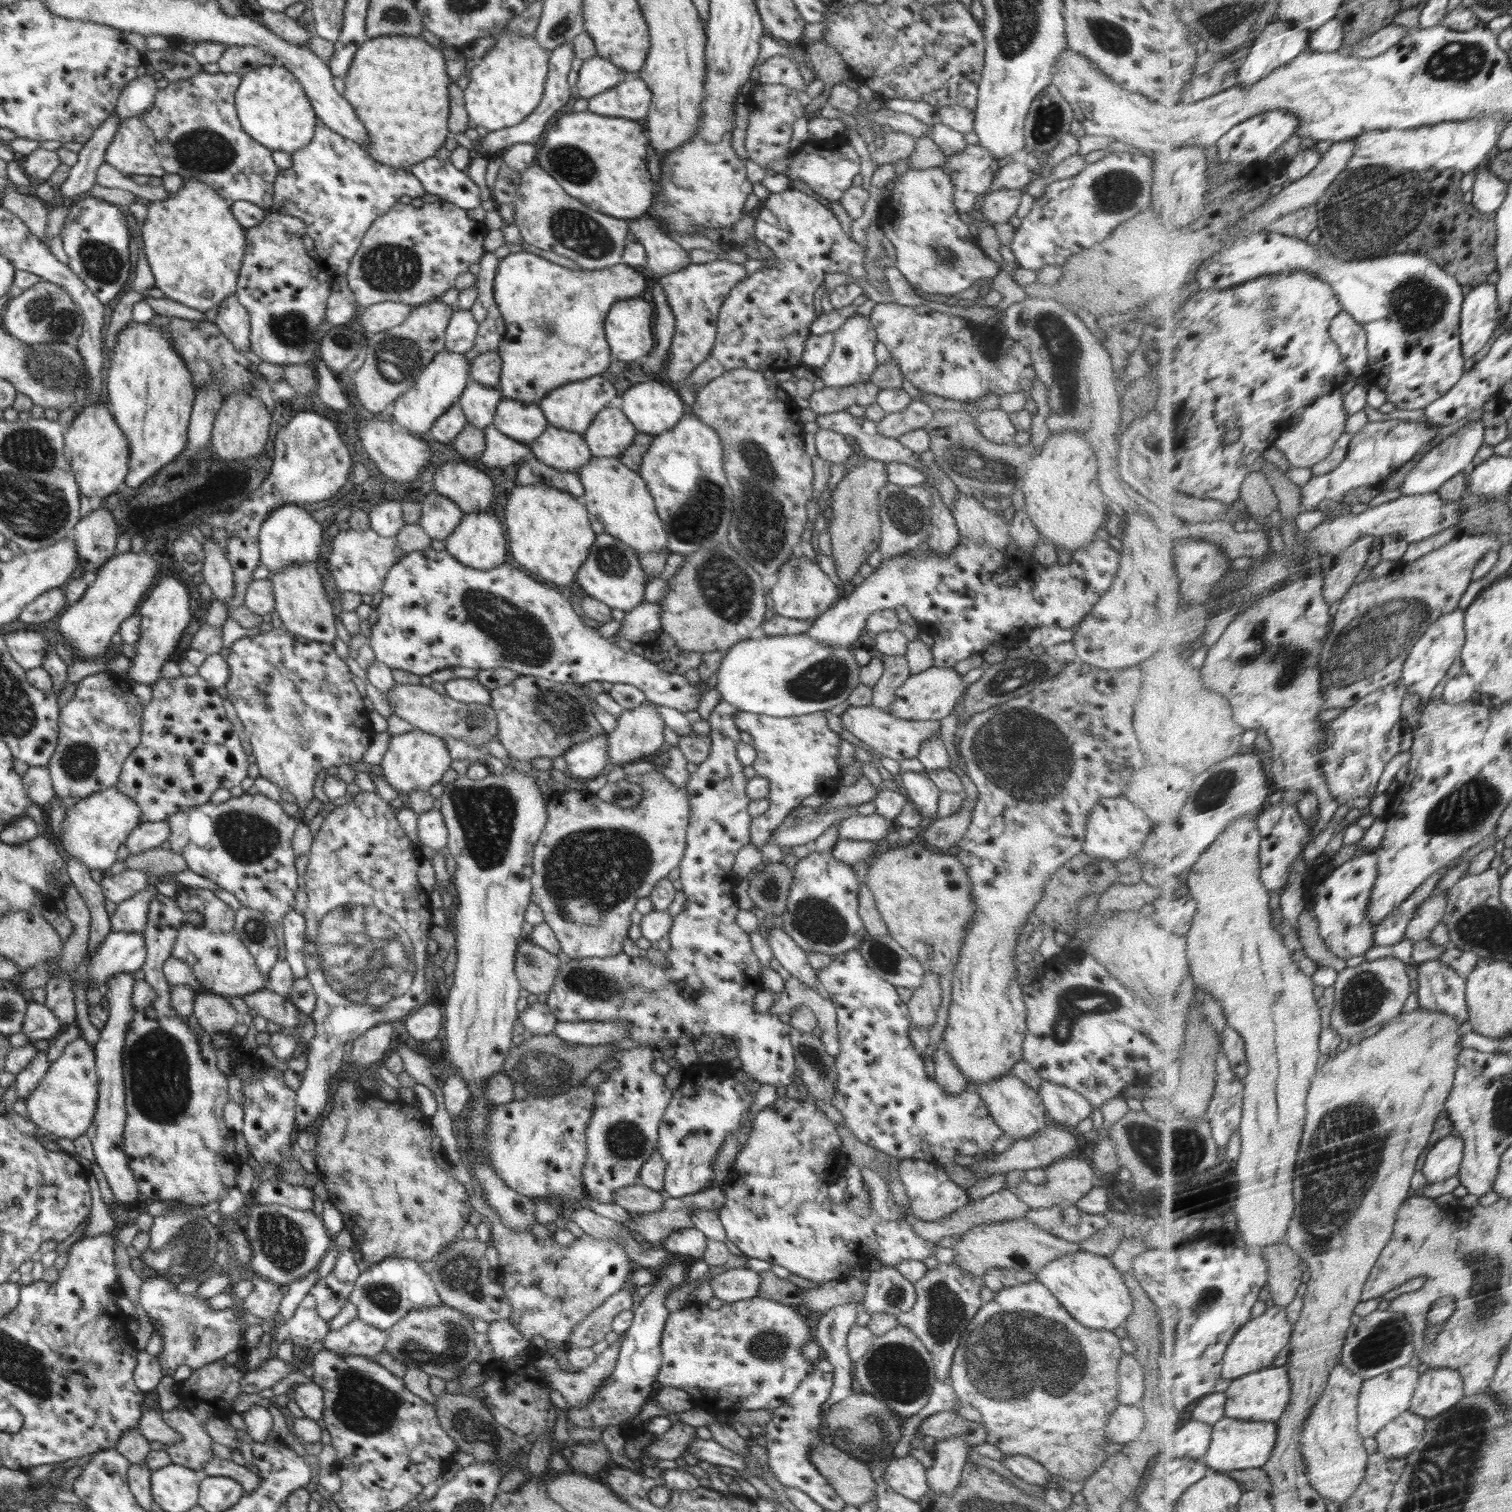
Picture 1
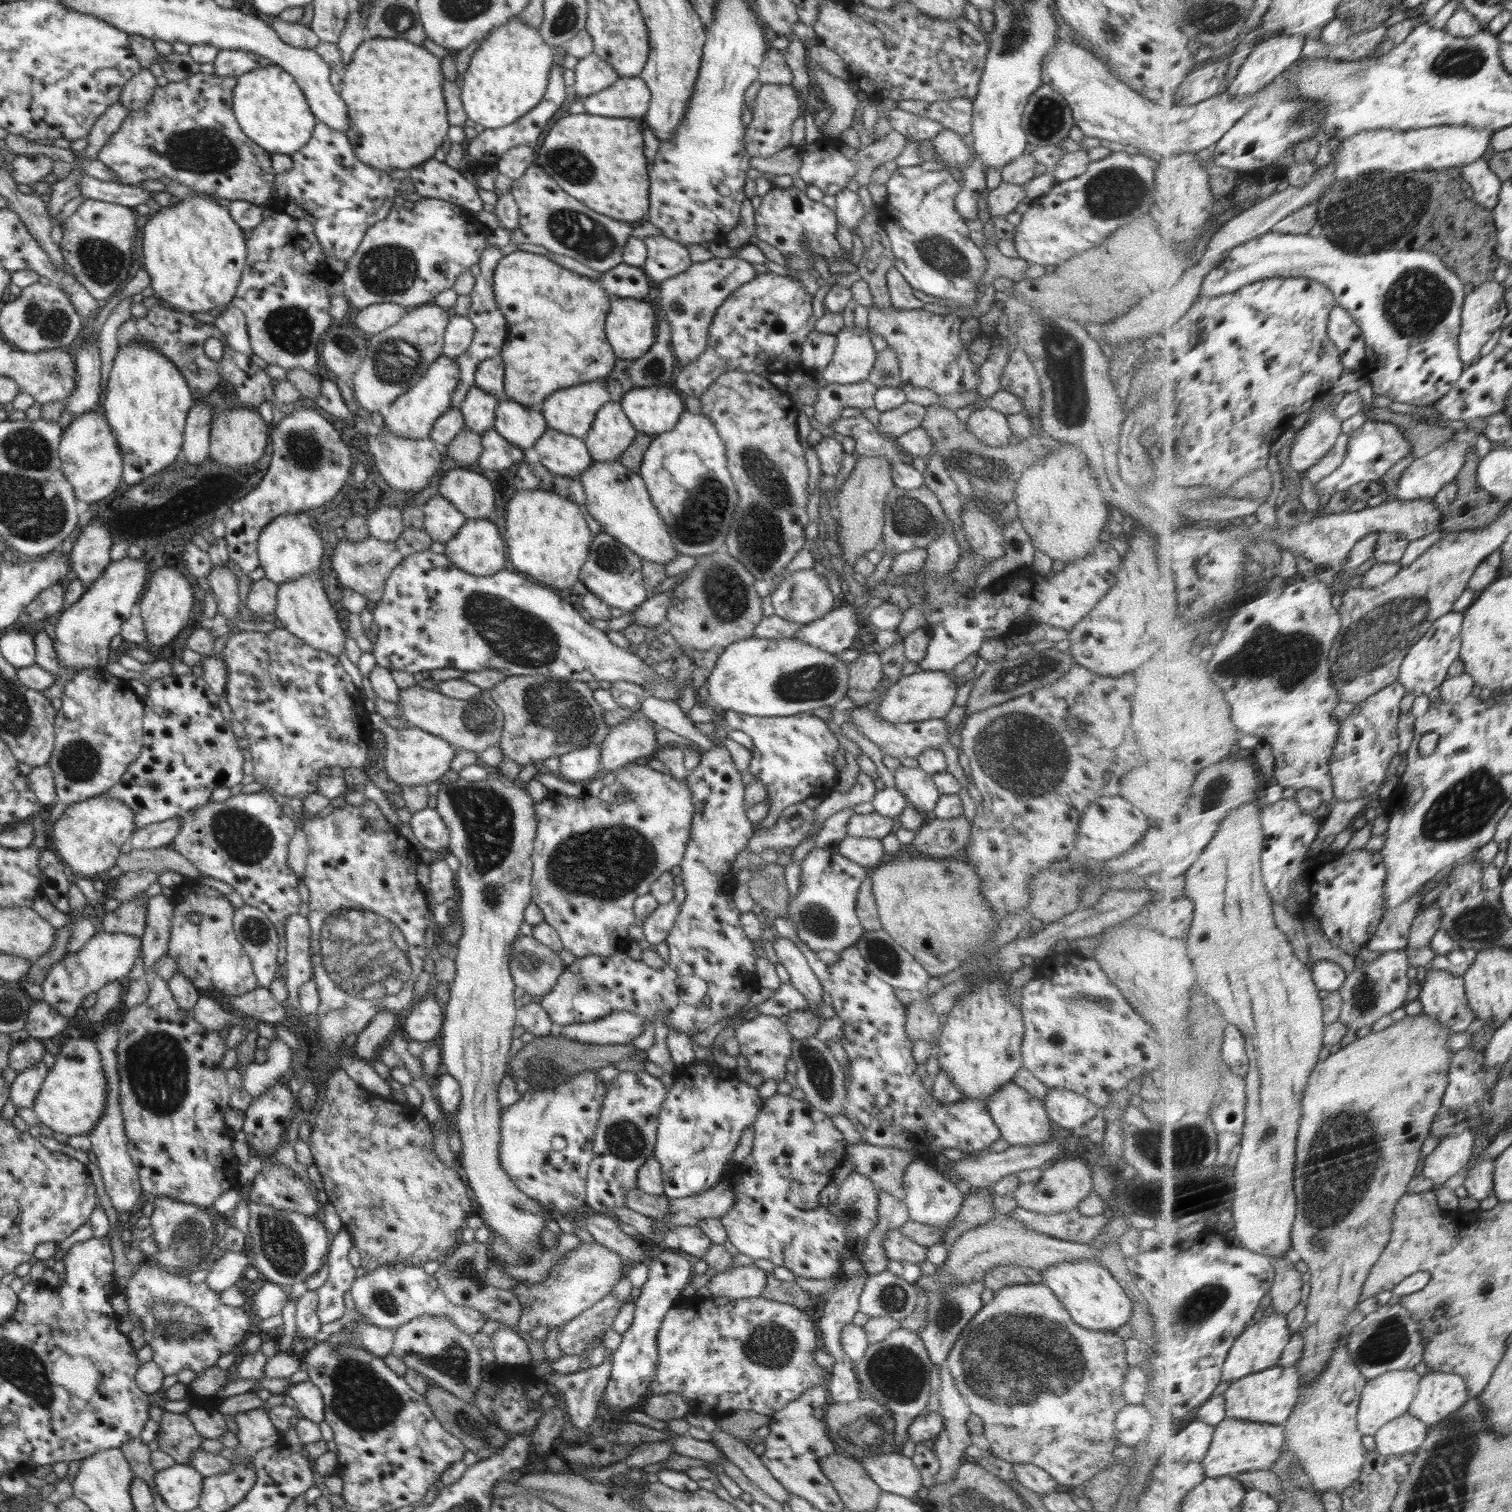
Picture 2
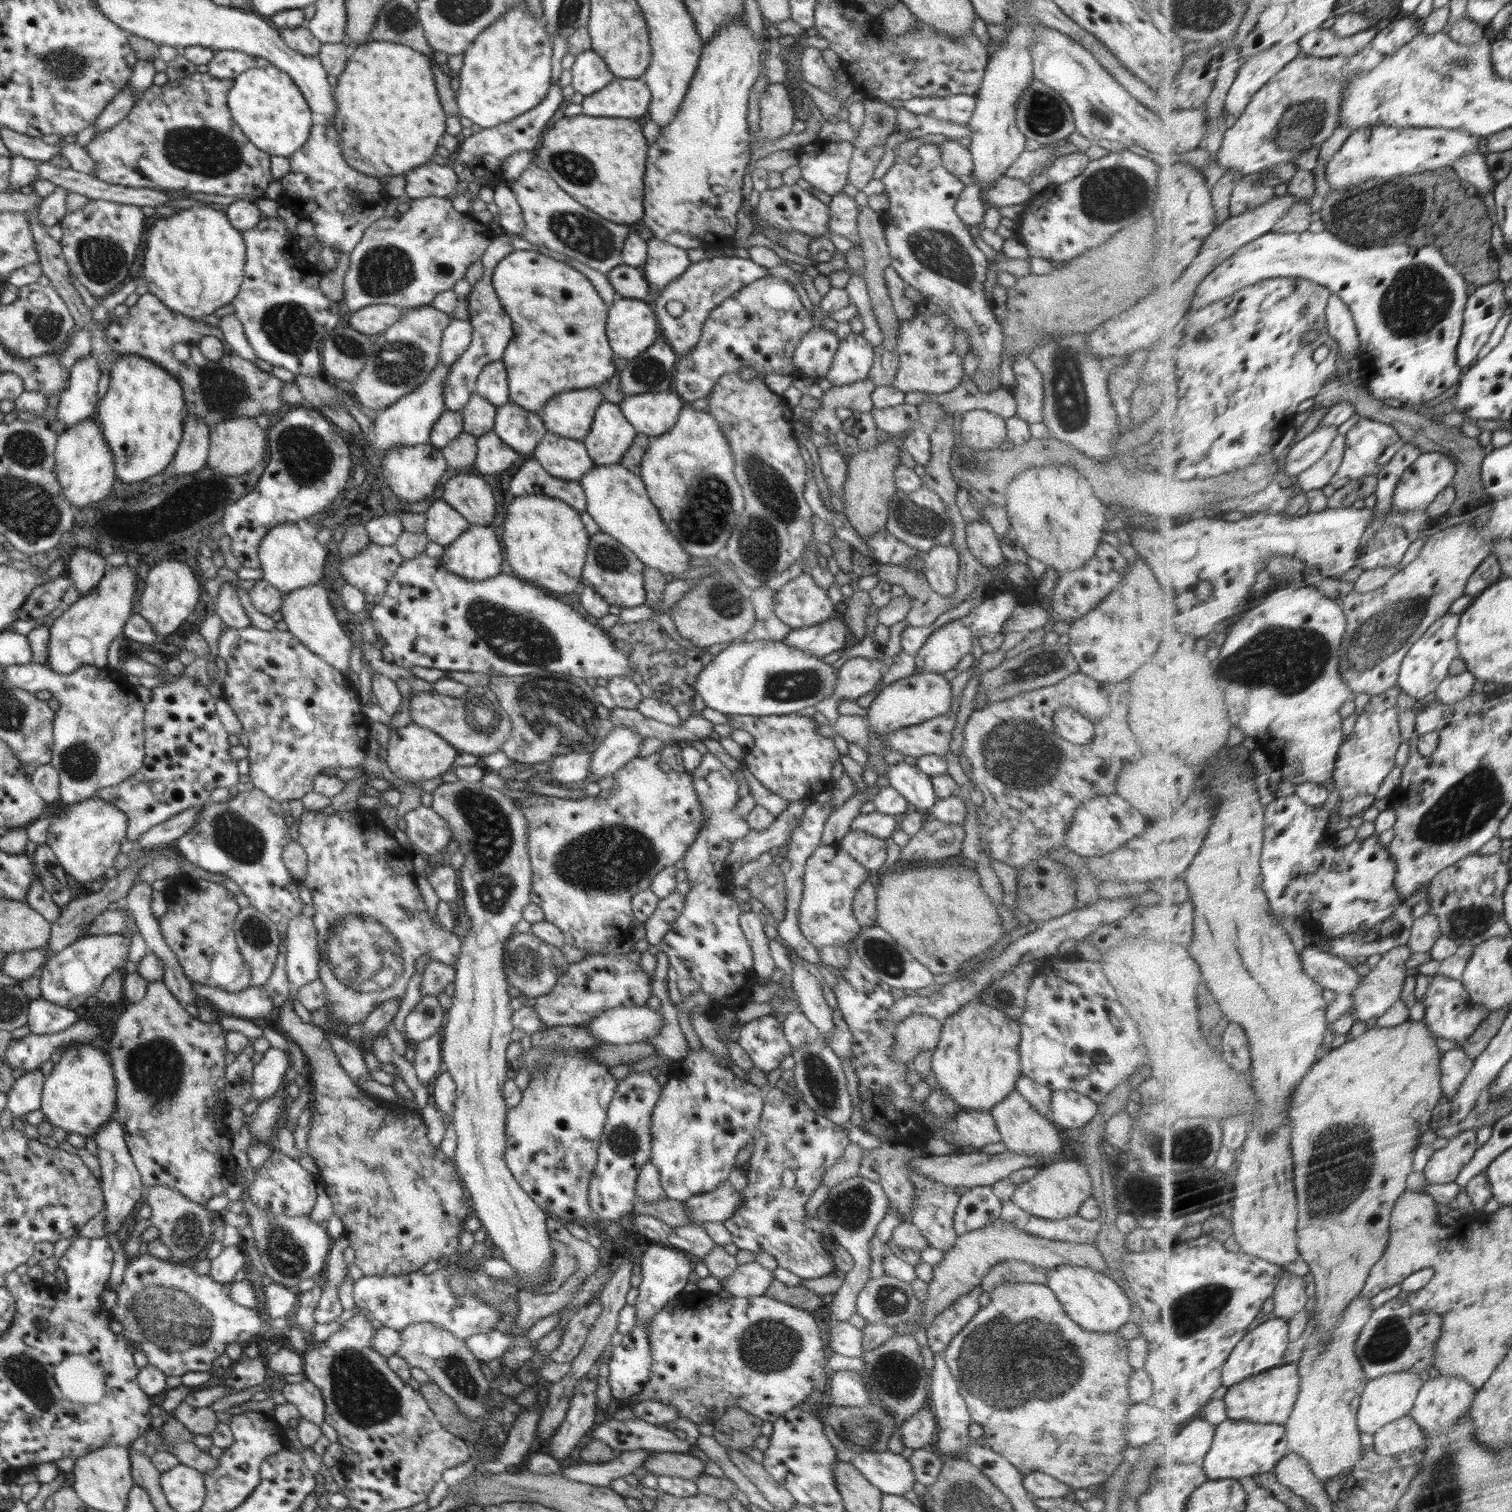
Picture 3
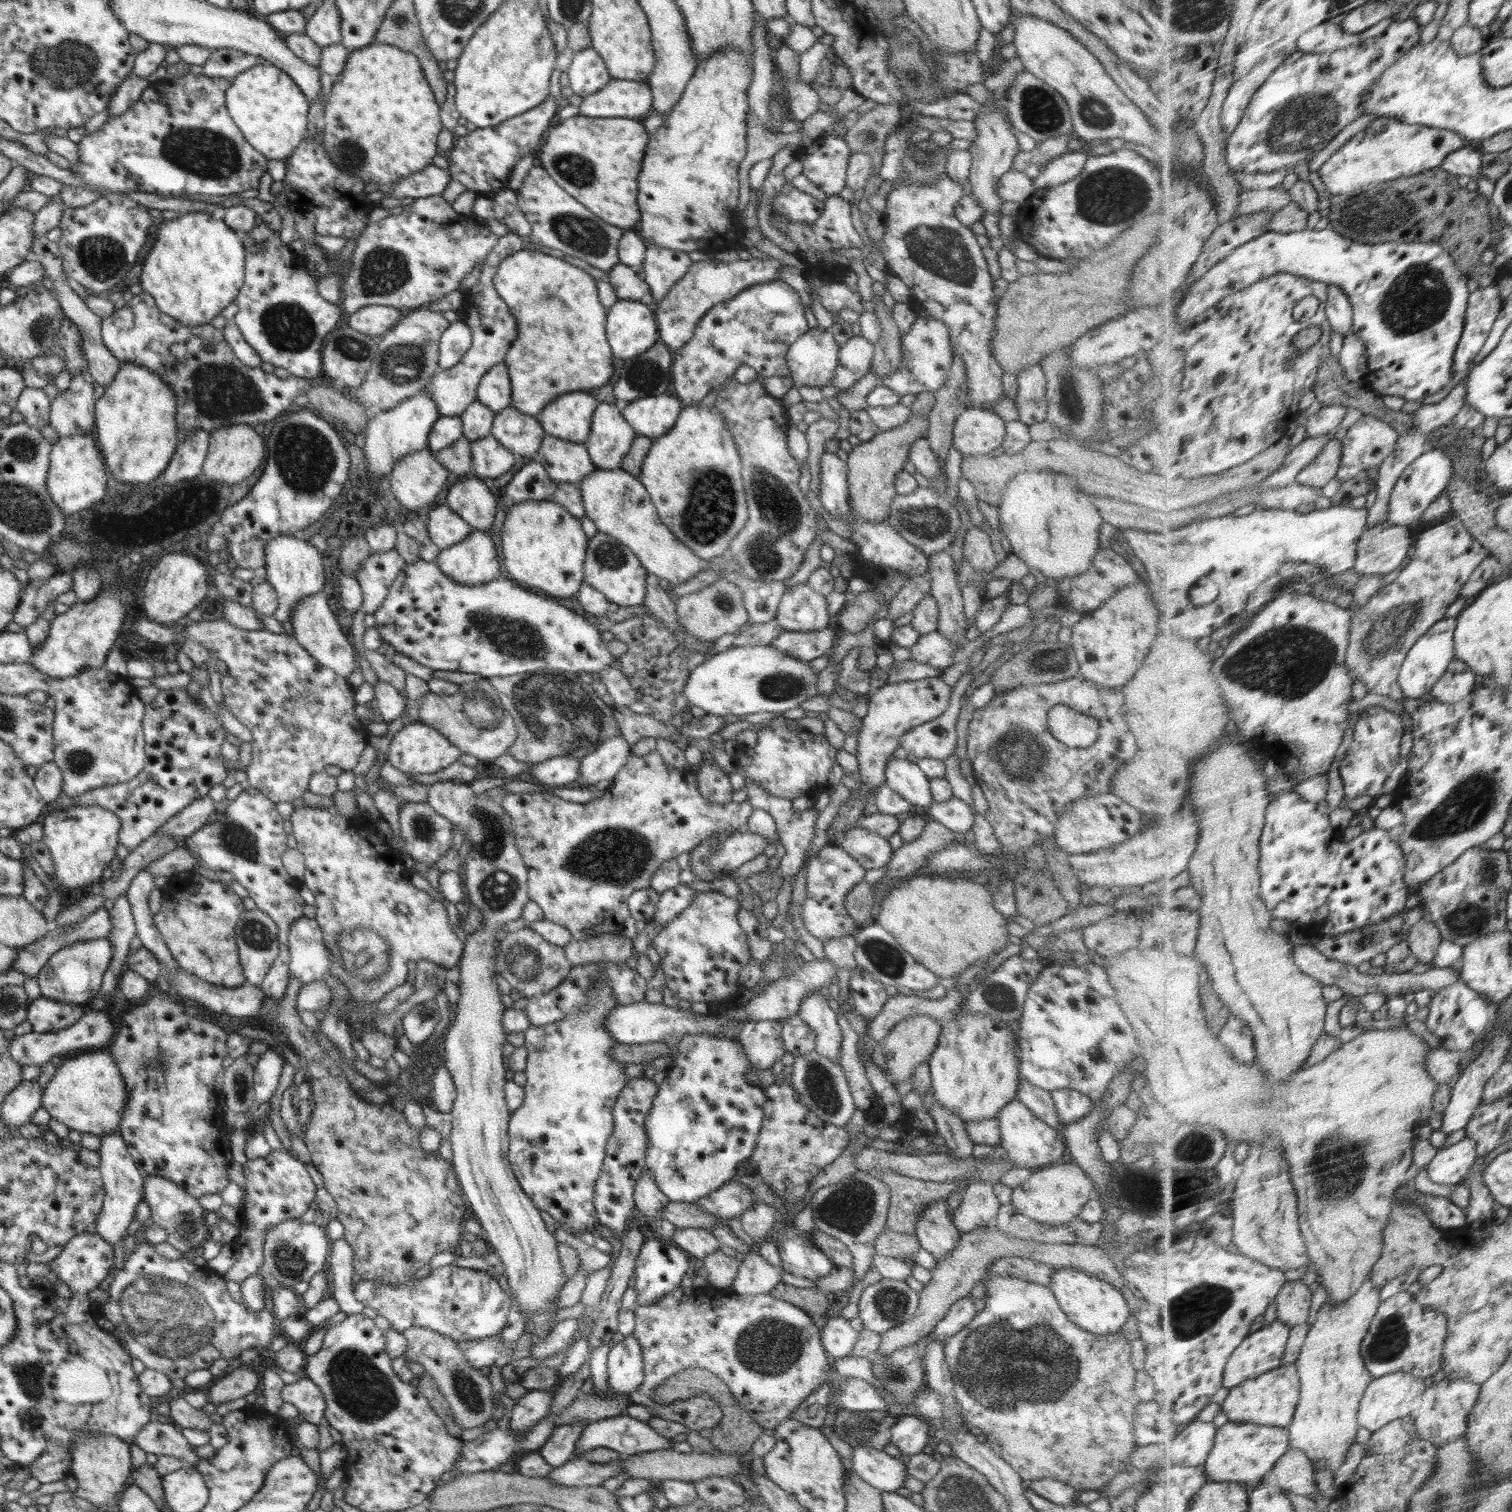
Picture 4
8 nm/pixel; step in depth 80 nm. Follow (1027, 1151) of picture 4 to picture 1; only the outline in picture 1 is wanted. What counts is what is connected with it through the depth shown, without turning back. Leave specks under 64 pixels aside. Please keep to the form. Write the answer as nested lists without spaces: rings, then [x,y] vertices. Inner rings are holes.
[[[1011,1073],[1008,1076],[1000,1076],[988,1084],[976,1084],[972,1089],[984,1101],[986,1108],[1003,1134],[1010,1136],[1015,1141],[1034,1136],[1036,1132],[1044,1130],[1044,1127],[1051,1121],[1039,1093],[1032,1087],[1026,1086],[1024,1082],[1020,1082]]]

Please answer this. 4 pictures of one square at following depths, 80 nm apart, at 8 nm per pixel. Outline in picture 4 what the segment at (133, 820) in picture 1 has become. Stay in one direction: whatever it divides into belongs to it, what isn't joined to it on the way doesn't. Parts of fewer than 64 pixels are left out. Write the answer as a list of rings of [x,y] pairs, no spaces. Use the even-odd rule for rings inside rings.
[[[98,805],[64,806],[60,810],[48,812],[42,824],[42,841],[48,847],[55,866],[53,876],[50,876],[54,884],[71,892],[86,884],[102,881],[102,872],[116,857],[116,848],[119,844],[121,822],[114,813]]]

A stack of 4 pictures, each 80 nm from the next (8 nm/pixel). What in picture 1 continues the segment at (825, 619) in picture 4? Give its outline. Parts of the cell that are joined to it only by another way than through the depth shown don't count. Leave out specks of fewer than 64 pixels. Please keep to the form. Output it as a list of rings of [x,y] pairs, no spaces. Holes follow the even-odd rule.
[[[799,551],[794,558],[784,562],[778,570],[778,582],[770,590],[770,598],[778,615],[793,619],[816,619],[832,607],[845,589],[837,589],[826,573],[817,564],[808,560]]]

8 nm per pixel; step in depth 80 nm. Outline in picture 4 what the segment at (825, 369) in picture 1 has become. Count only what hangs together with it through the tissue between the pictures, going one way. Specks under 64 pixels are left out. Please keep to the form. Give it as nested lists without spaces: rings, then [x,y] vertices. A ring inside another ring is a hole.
[[[860,335],[850,336],[839,347],[838,366],[831,383],[842,391],[858,382],[868,371],[873,361],[874,345]]]

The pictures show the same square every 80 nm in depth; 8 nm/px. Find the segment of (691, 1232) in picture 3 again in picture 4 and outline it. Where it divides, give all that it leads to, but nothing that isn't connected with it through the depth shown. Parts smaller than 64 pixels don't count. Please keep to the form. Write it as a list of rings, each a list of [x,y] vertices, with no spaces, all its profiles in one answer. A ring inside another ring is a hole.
[[[677,1228],[673,1234],[673,1244],[701,1259],[718,1251],[722,1246],[710,1230],[695,1228]]]

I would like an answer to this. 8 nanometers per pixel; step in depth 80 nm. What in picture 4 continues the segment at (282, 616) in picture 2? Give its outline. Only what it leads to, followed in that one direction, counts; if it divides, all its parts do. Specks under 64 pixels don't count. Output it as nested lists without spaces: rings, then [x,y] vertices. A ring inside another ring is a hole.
[[[323,592],[312,594],[300,602],[291,612],[290,624],[294,628],[293,637],[305,648],[317,662],[322,666],[334,670],[336,674],[345,679],[350,676],[356,668],[359,668],[356,661],[356,650],[352,640],[343,627],[336,621],[336,616],[328,605],[328,600]]]

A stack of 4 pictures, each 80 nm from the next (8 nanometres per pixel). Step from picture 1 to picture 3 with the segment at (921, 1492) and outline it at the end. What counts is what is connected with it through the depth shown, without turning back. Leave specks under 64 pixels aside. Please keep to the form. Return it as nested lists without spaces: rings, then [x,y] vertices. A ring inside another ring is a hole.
[[[860,1444],[851,1463],[883,1494],[903,1496],[904,1493],[912,1491],[916,1483],[909,1460],[888,1450],[872,1451]]]

